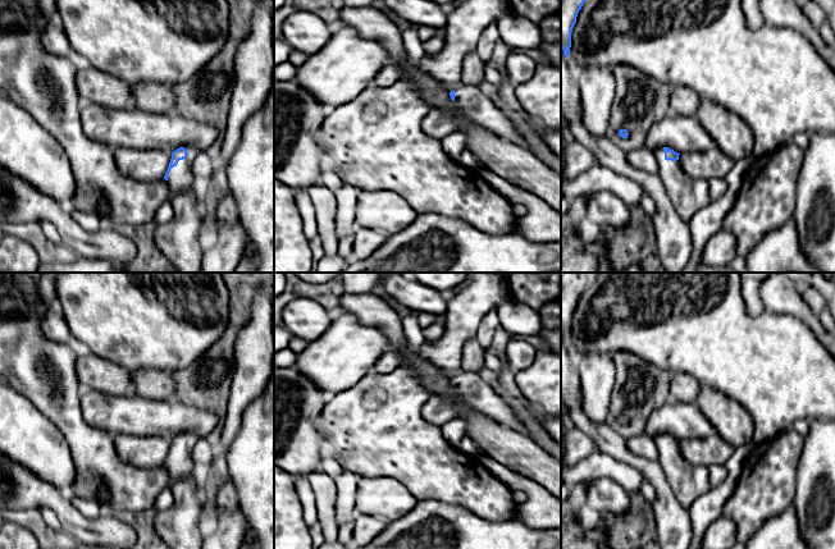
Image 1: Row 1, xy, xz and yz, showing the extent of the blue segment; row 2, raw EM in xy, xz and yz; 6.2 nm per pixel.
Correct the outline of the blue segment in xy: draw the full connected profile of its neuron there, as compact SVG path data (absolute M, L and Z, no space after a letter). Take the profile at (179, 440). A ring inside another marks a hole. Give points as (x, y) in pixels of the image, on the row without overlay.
M192 433L179 434L172 439L172 445L164 462L170 477L169 488L182 477L193 476L192 450L196 442L197 436Z

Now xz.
M460 371L450 379L457 398L469 408L525 435L528 430L514 410L487 384L479 374Z

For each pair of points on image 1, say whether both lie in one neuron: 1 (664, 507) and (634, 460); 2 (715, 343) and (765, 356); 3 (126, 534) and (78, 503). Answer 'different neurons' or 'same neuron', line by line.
1: same neuron
2: same neuron
3: different neurons

